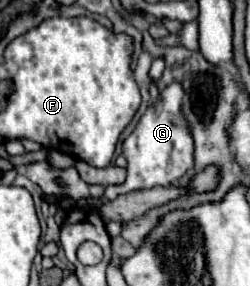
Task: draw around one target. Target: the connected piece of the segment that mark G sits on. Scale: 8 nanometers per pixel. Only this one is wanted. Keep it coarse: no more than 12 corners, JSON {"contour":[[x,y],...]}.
{"contour":[[172,83],[122,143],[128,177],[106,199],[170,185],[192,167]]}

